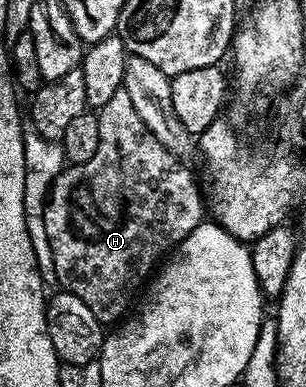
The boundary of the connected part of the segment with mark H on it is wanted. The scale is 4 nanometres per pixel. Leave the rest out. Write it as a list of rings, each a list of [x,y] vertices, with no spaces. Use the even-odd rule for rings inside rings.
[[[124,90],[114,94],[108,102],[103,102],[103,106],[97,112],[97,121],[99,122],[99,150],[95,150],[95,158],[91,158],[91,162],[86,164],[66,167],[65,171],[57,176],[53,189],[49,191],[49,199],[45,206],[45,221],[47,222],[47,242],[51,242],[51,255],[55,258],[57,284],[64,291],[75,294],[75,298],[87,302],[87,306],[91,306],[91,314],[95,314],[95,318],[102,326],[113,326],[130,311],[128,308],[129,303],[133,300],[133,295],[140,290],[141,283],[143,283],[143,288],[146,281],[154,275],[155,269],[162,263],[161,255],[168,248],[169,251],[176,249],[177,245],[183,242],[183,238],[187,238],[187,234],[191,234],[191,230],[195,230],[203,223],[203,216],[201,216],[203,192],[202,189],[201,192],[197,189],[197,180],[193,177],[192,170],[185,165],[188,163],[183,162],[182,157],[171,154],[171,150],[167,150],[167,146],[163,146],[163,142],[159,142],[159,138],[155,138],[155,134],[151,134],[151,130],[147,130],[147,126],[143,126],[143,118],[139,118],[135,105],[131,103],[130,96]]]

